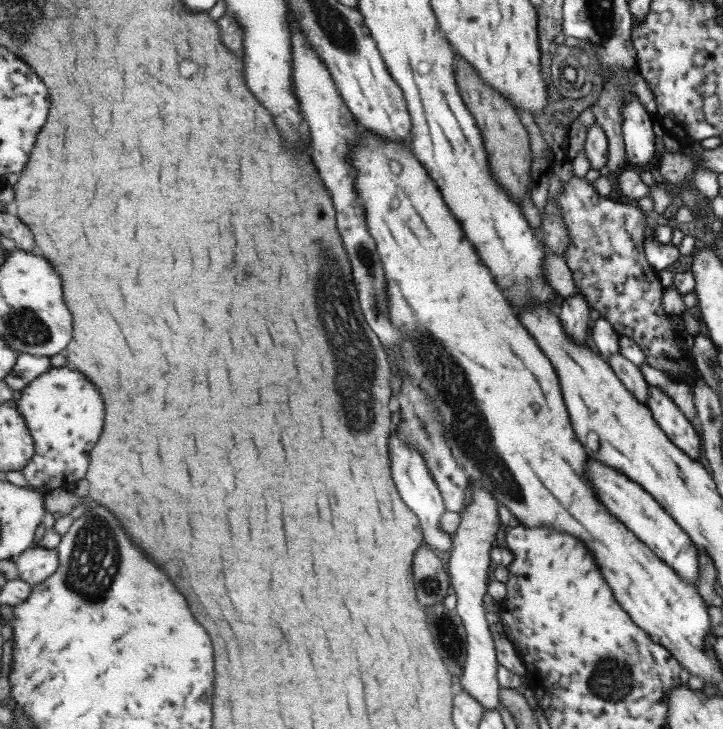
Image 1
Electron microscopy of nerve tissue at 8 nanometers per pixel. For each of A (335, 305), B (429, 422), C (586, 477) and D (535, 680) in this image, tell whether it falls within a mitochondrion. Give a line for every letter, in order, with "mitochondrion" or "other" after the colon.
A: mitochondrion
B: mitochondrion
C: other
D: other

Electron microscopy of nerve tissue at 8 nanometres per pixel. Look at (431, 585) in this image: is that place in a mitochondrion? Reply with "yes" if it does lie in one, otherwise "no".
yes

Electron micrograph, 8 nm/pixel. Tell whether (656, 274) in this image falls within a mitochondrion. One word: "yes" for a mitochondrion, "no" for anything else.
no

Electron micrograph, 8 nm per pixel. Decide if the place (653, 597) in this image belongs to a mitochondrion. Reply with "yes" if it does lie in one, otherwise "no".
no

